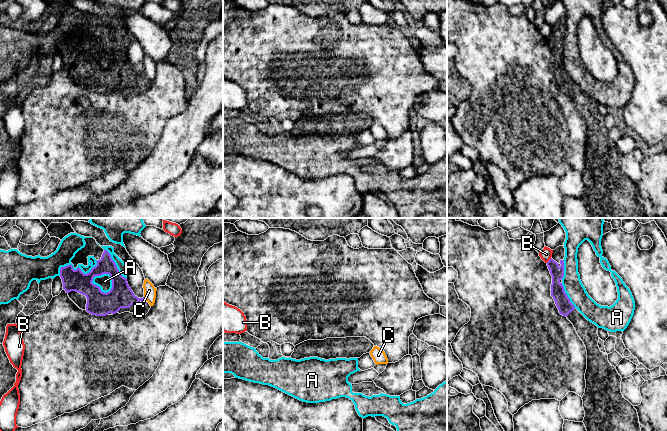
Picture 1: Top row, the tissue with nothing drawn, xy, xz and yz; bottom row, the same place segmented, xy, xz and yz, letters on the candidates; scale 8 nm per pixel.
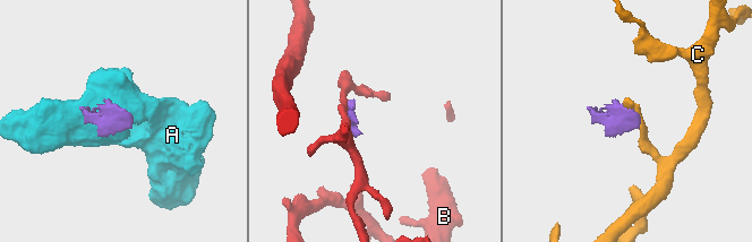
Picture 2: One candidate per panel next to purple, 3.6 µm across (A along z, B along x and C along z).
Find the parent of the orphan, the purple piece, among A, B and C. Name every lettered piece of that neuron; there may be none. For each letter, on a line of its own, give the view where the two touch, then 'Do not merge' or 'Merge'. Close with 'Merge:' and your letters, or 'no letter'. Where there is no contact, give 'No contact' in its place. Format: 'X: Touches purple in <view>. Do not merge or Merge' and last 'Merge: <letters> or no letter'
A: Touches purple in xy. Do not merge
B: Touches purple in yz. Do not merge
C: Touches purple in xy. Do not merge
Merge: no letter

